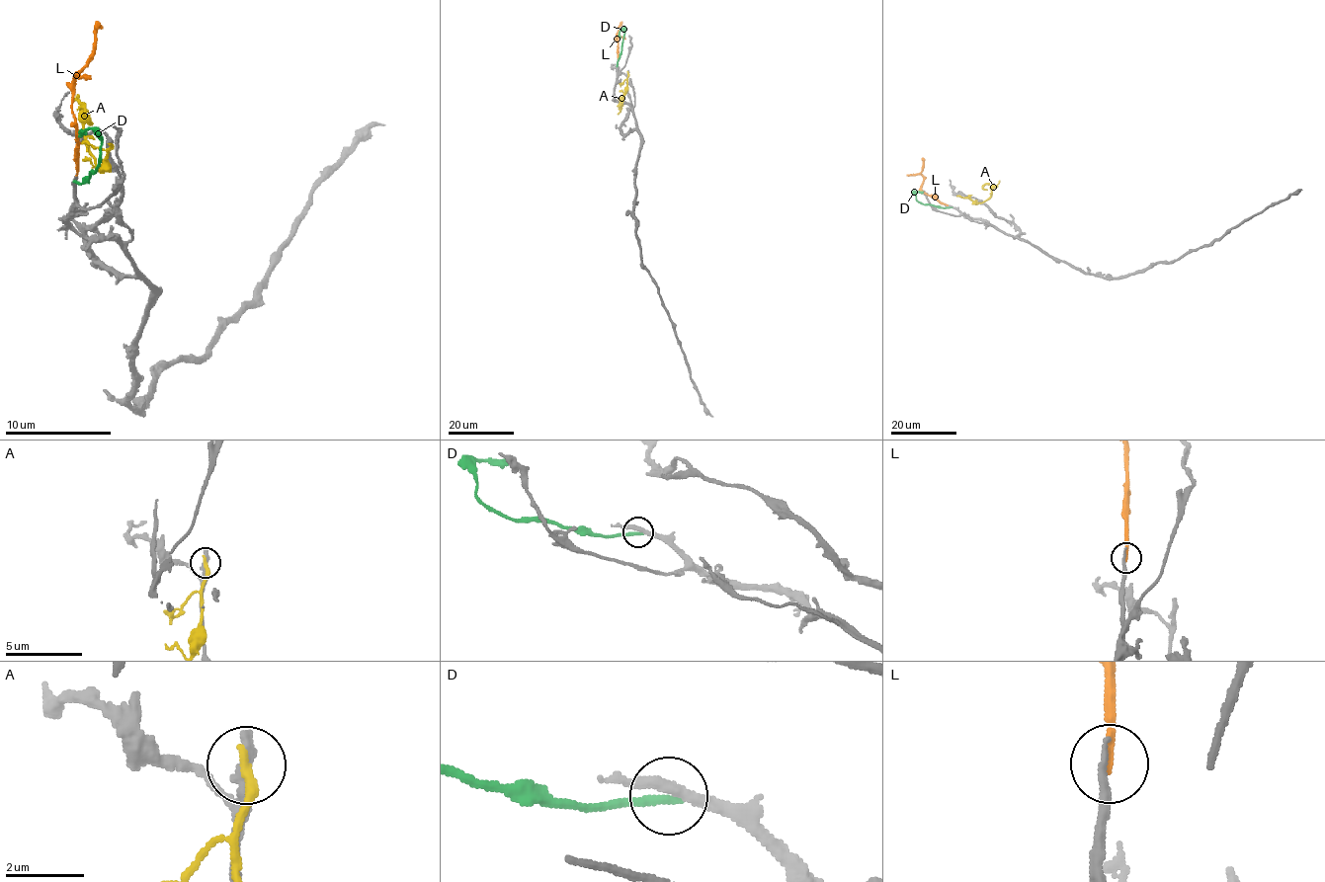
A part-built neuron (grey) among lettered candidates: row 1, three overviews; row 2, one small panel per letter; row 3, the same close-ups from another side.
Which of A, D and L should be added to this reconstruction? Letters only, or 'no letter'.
L

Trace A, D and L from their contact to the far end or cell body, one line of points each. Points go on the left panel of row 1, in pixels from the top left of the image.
A: (111, 145), (106, 161), (98, 166), (84, 140), (82, 106), (90, 124)
D: (74, 180), (82, 183), (98, 166), (100, 140), (90, 129), (82, 132), (87, 134)
L: (76, 175), (74, 79), (92, 52), (98, 21)

